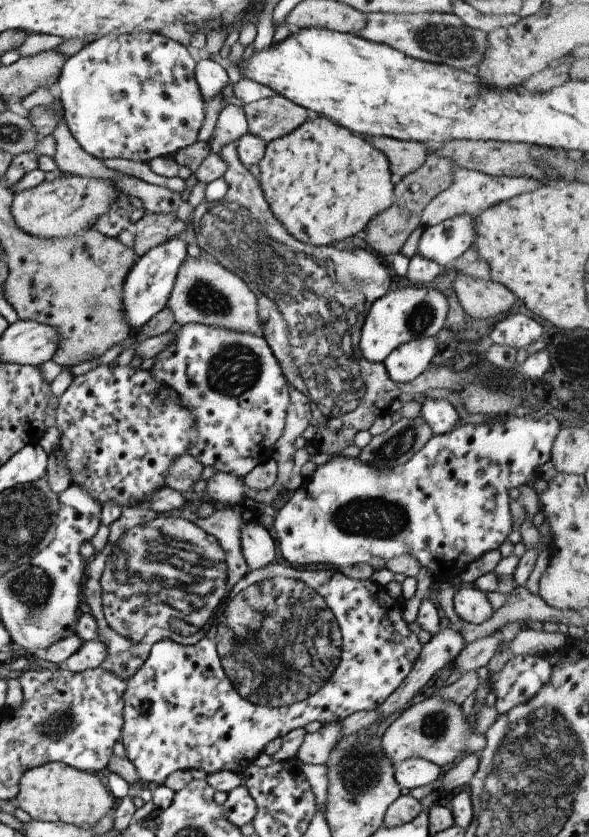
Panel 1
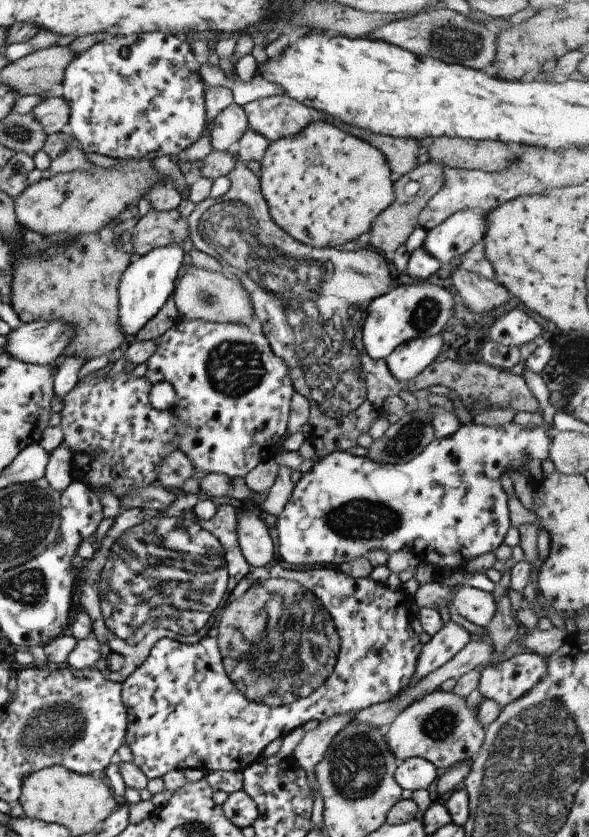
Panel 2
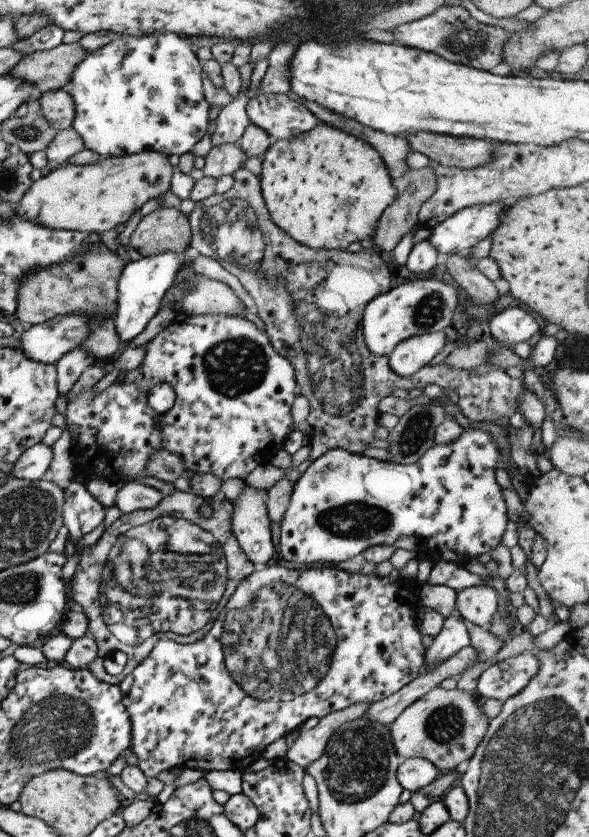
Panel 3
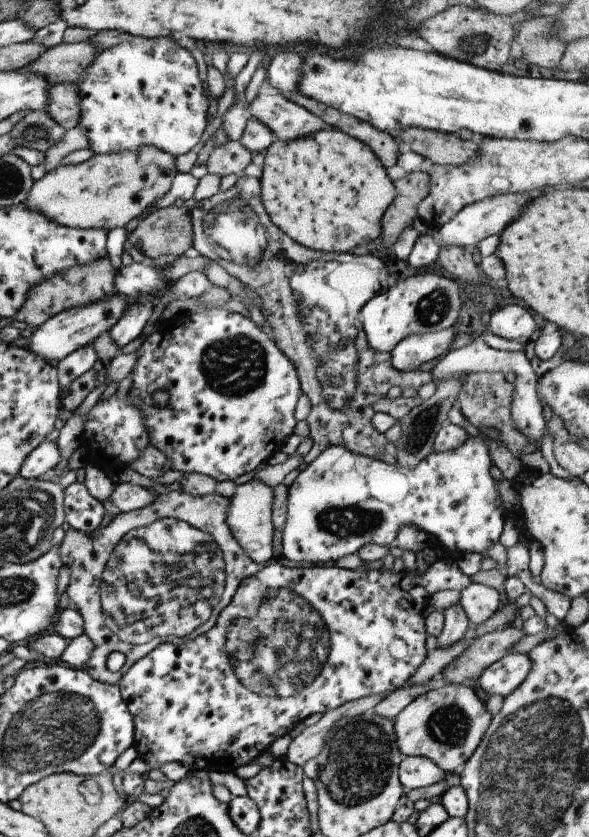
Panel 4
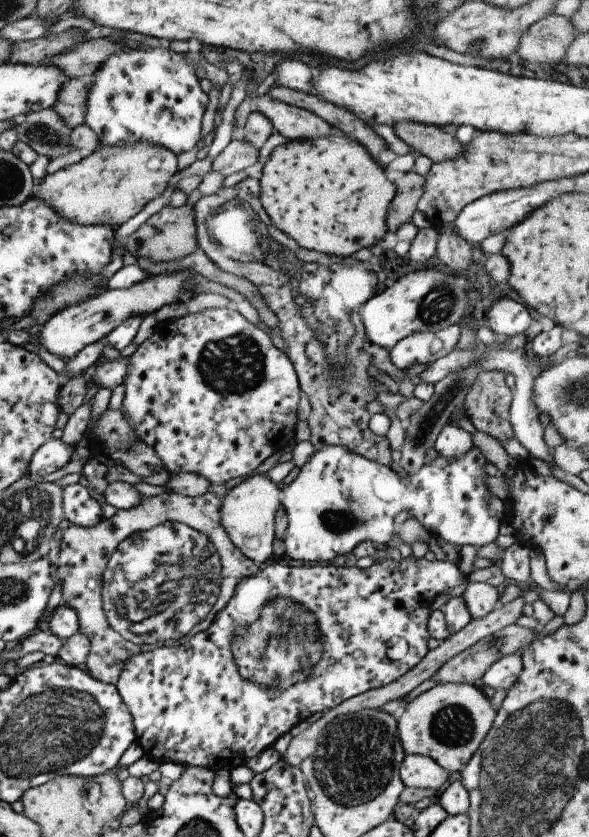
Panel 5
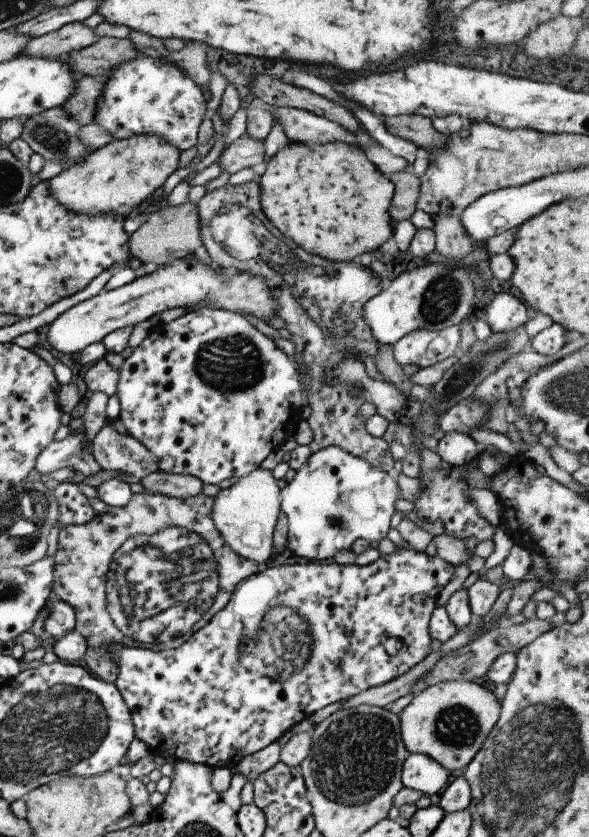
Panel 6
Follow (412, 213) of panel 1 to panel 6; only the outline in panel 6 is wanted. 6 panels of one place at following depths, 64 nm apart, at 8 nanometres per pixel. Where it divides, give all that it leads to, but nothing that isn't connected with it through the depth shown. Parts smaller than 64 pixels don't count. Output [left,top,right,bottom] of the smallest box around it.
[388,170,421,227]

